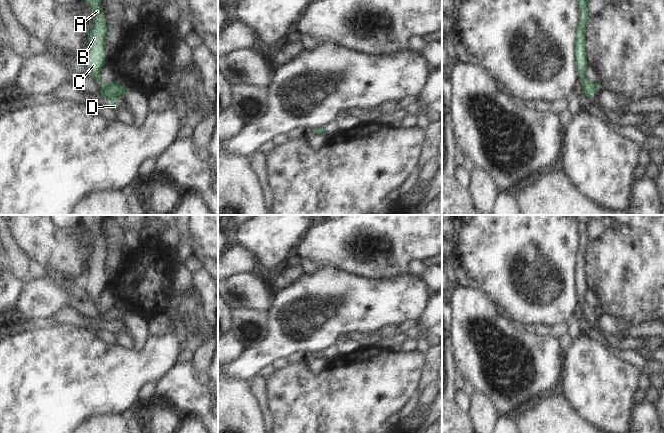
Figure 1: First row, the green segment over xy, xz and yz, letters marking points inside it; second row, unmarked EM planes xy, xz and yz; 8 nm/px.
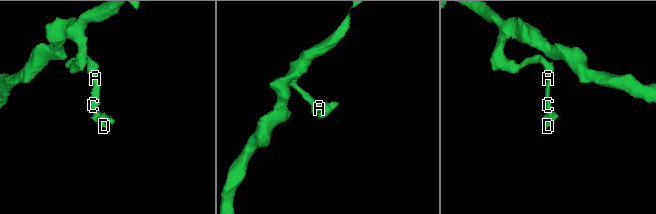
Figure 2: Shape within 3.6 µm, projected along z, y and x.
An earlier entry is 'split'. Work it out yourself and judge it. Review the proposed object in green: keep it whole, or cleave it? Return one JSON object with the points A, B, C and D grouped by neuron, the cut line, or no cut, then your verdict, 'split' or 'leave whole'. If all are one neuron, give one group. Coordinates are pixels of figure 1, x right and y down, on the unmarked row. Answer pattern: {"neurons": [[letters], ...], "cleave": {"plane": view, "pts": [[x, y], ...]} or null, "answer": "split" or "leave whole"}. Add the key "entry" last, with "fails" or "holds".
{"neurons": [["A", "B", "C", "D"]], "cleave": null, "answer": "leave whole", "entry": "fails"}

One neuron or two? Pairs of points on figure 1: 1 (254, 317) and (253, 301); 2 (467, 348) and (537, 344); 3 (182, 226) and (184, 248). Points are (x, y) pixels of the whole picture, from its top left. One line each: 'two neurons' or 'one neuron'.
1: two neurons
2: one neuron
3: one neuron

